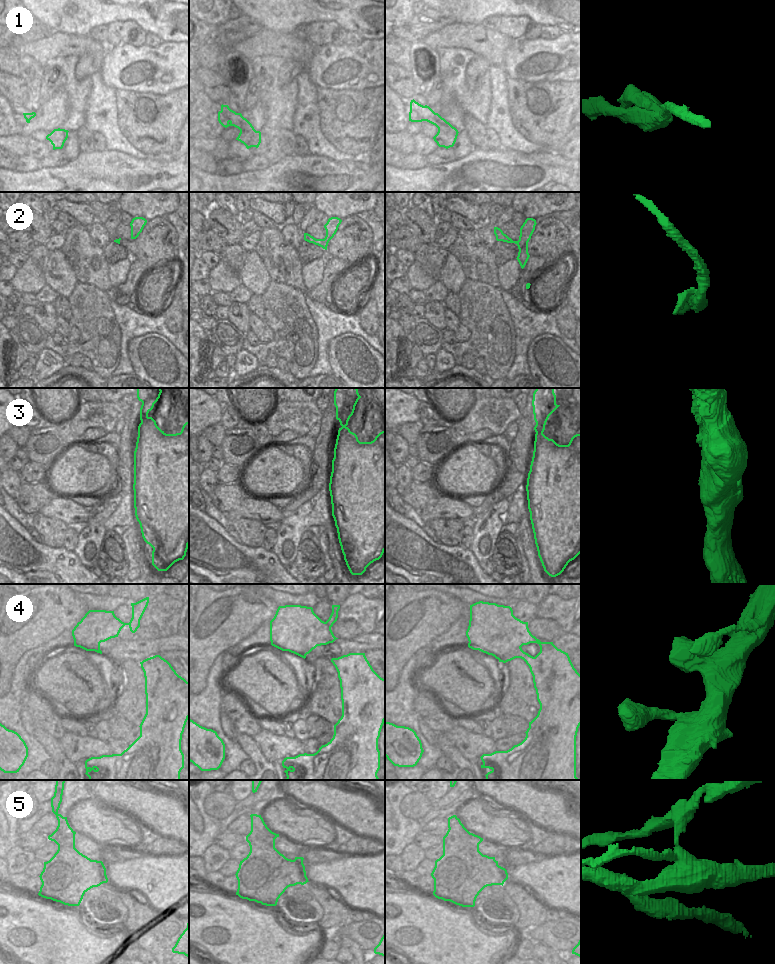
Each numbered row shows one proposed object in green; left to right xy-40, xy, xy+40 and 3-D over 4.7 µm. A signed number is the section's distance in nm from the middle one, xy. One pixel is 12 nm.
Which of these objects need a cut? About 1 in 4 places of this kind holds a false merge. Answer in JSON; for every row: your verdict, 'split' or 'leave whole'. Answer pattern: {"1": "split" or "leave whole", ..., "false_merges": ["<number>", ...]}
{"1": "split", "2": "leave whole", "3": "leave whole", "4": "leave whole", "5": "split", "false_merges": ["1", "5"]}

